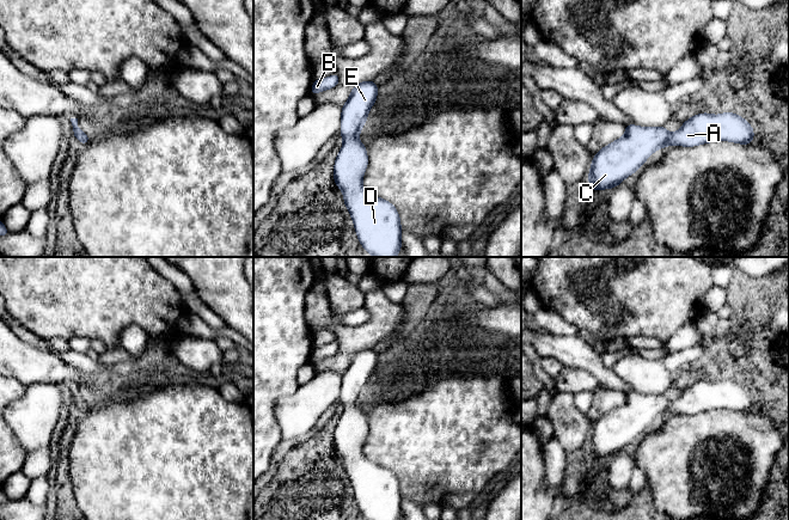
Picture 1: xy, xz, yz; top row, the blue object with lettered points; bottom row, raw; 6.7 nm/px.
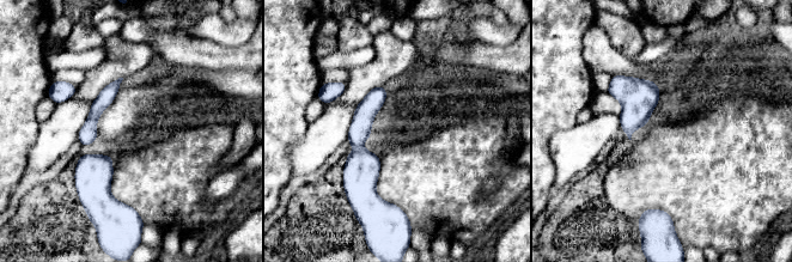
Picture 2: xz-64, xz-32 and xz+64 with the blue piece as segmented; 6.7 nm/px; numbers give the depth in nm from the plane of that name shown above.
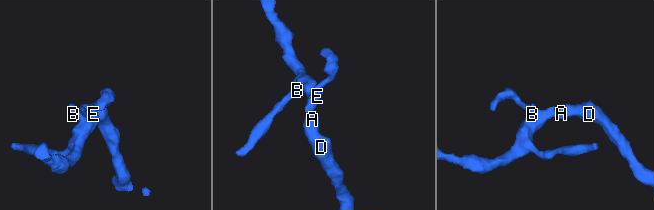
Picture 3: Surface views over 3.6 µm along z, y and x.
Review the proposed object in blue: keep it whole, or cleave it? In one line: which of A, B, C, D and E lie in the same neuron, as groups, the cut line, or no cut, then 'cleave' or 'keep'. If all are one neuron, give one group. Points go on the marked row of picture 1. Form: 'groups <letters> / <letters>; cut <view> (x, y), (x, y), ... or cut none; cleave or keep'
groups A B C D E; cut none; keep

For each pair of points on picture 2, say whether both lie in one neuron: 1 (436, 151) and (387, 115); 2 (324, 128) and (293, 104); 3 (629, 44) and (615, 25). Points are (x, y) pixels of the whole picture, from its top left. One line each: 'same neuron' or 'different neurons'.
1: different neurons
2: different neurons
3: same neuron

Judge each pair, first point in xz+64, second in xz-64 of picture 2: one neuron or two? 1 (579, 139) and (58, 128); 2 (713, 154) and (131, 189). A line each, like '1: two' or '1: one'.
1: one
2: one

